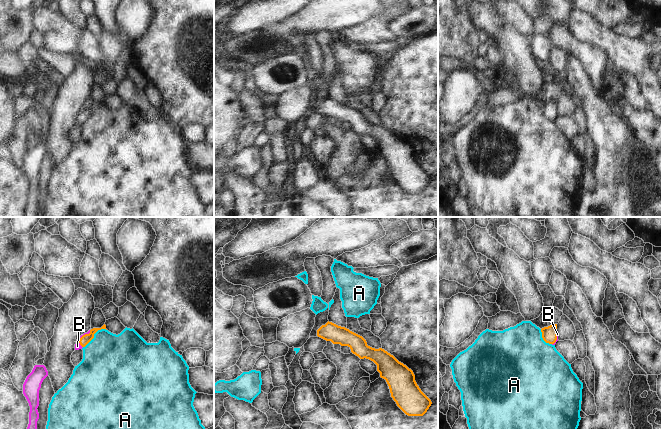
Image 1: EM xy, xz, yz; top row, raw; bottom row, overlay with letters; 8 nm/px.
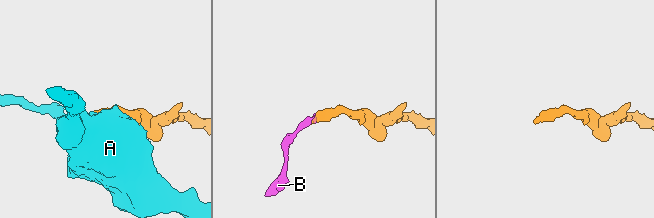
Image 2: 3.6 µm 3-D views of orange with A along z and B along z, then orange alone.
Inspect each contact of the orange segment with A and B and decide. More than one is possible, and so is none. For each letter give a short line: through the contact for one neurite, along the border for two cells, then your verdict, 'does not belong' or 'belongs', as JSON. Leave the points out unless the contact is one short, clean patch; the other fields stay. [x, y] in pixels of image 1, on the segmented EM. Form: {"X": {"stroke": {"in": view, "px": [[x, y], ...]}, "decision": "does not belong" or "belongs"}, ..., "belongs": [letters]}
{"A": {"stroke": {"in": "xy", "px": [[106, 329], [99, 329], [83, 347]]}, "decision": "does not belong"}, "B": {"stroke": {"in": "xy", "px": [[85, 339], [81, 337], [77, 346]]}, "decision": "belongs"}, "belongs": ["B"]}

